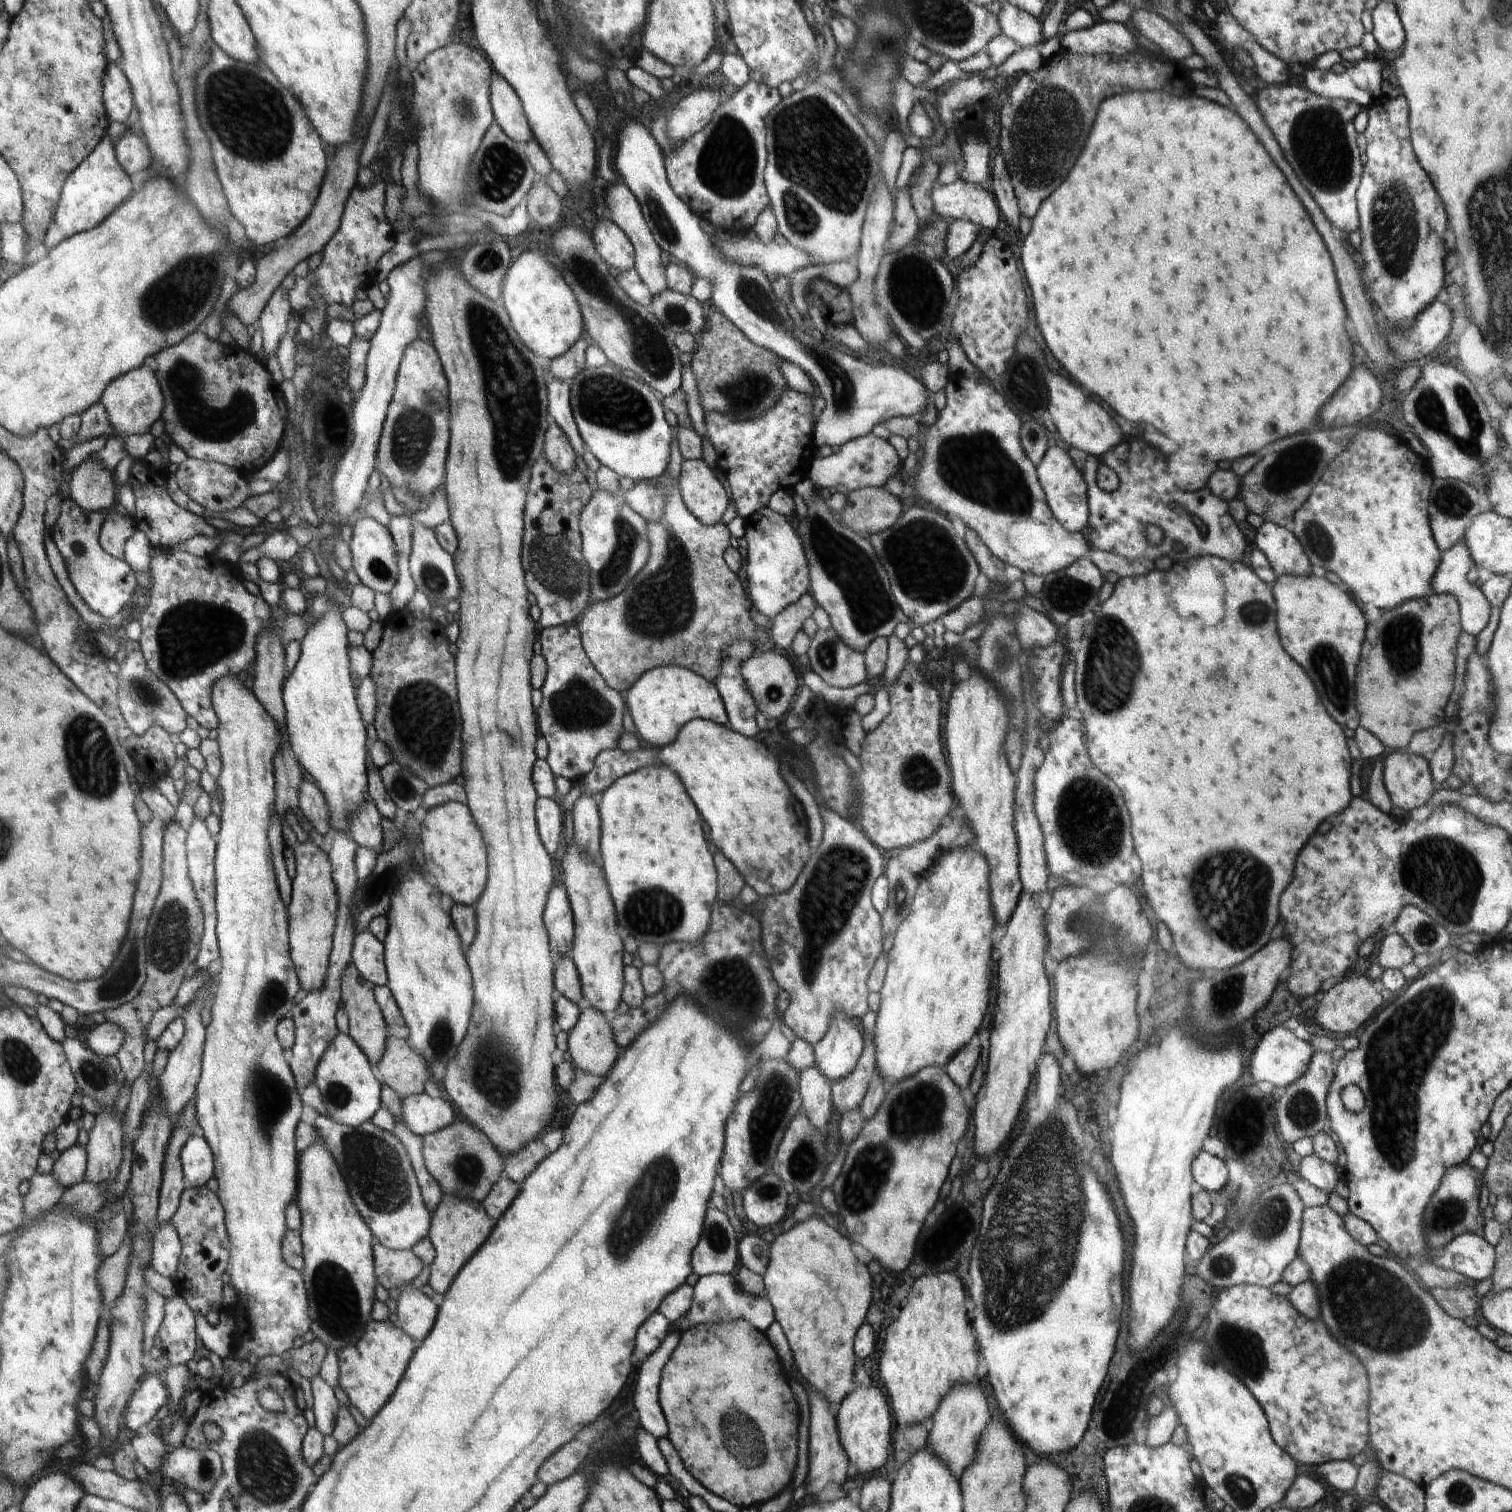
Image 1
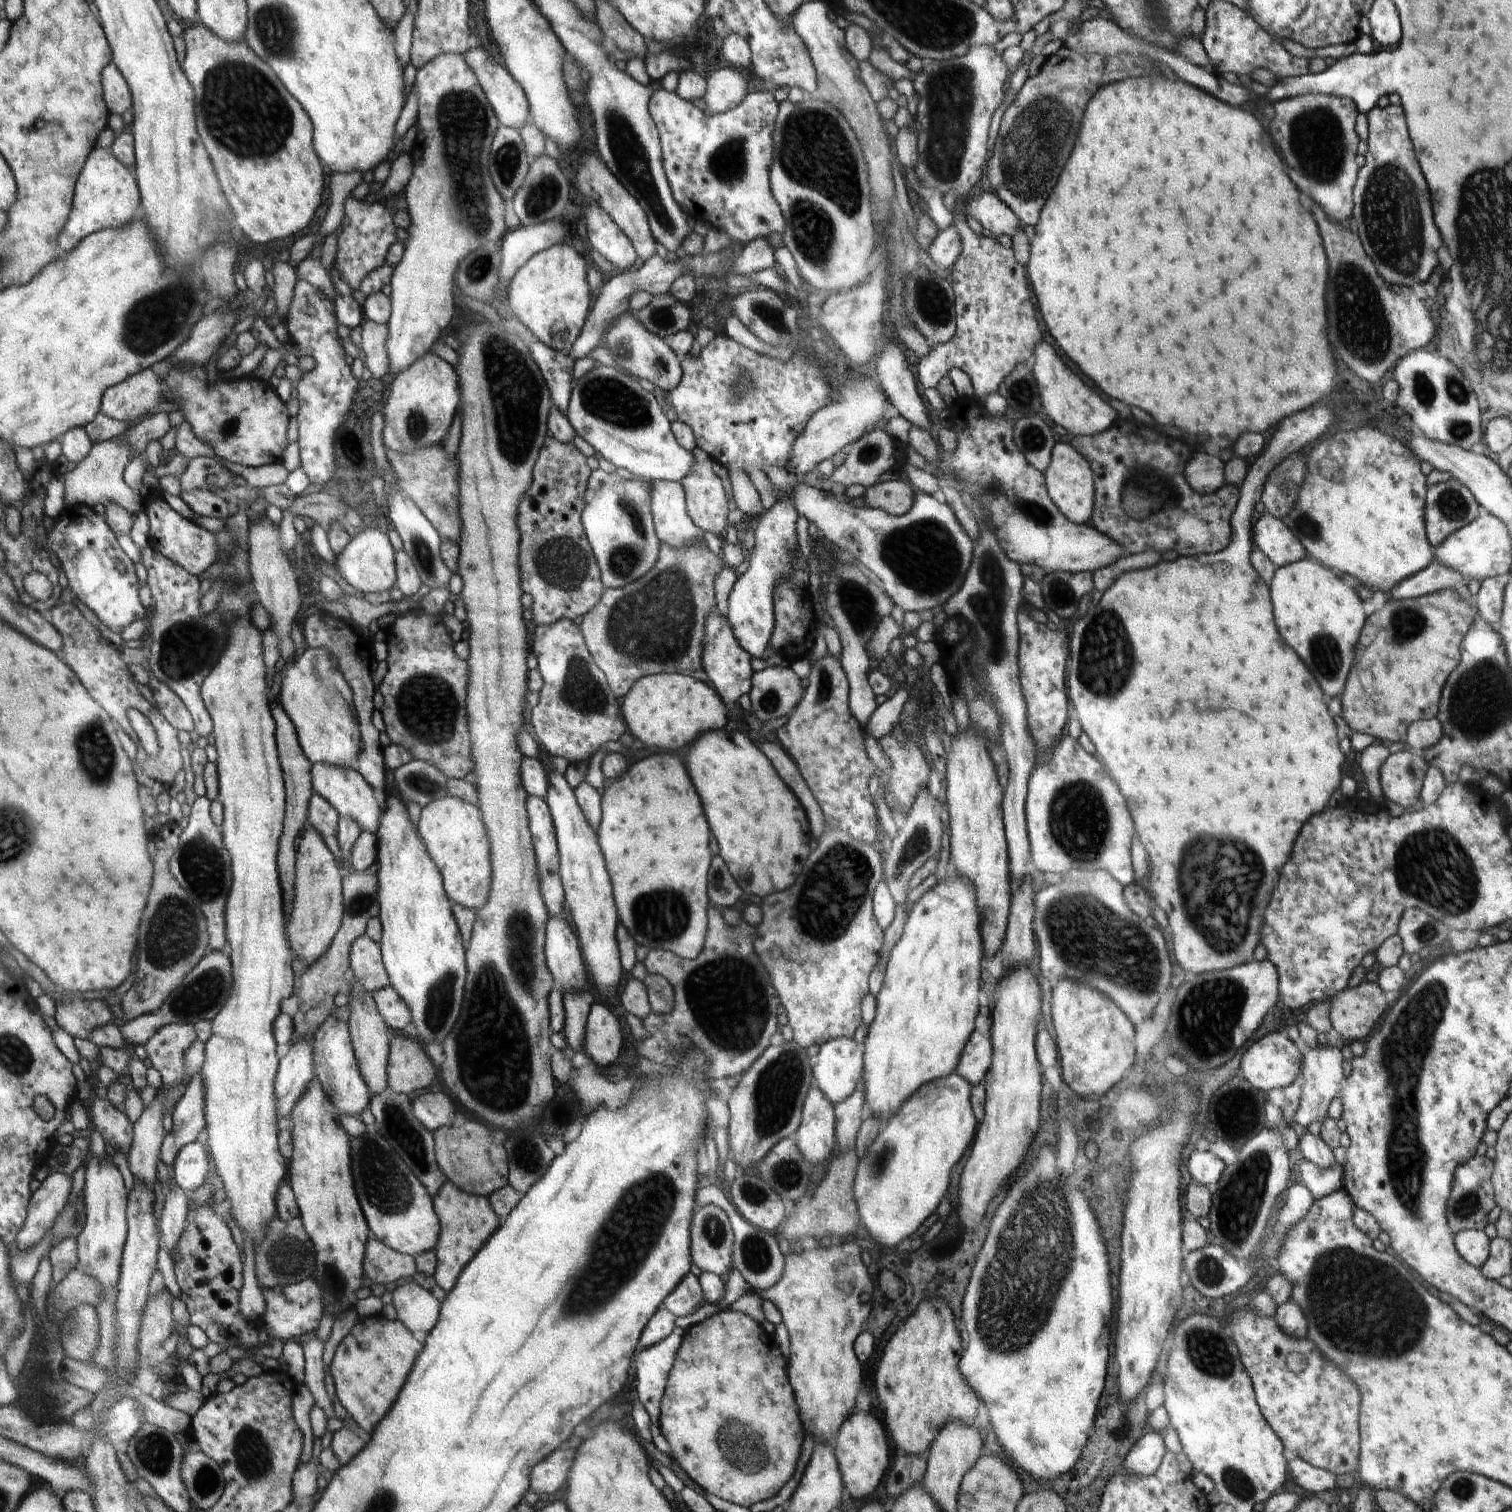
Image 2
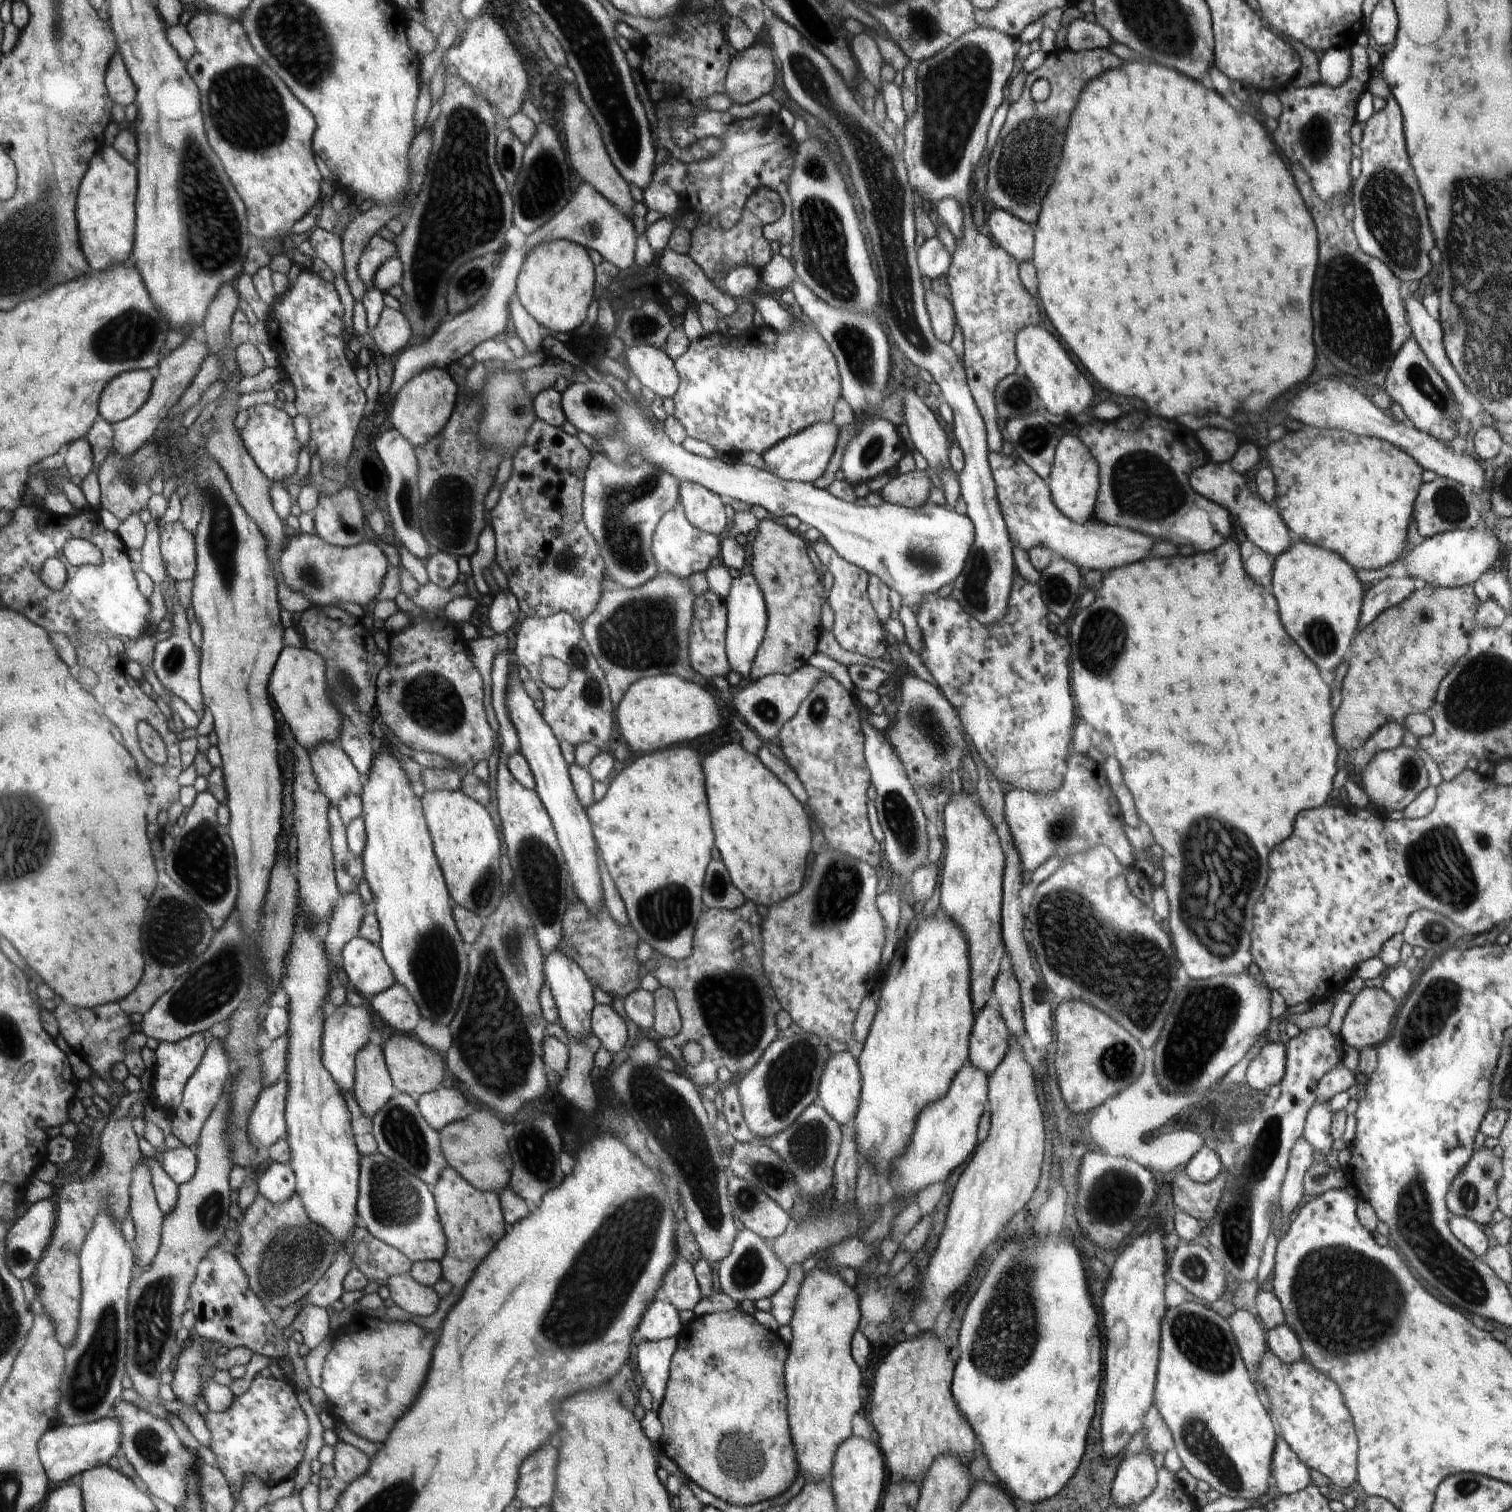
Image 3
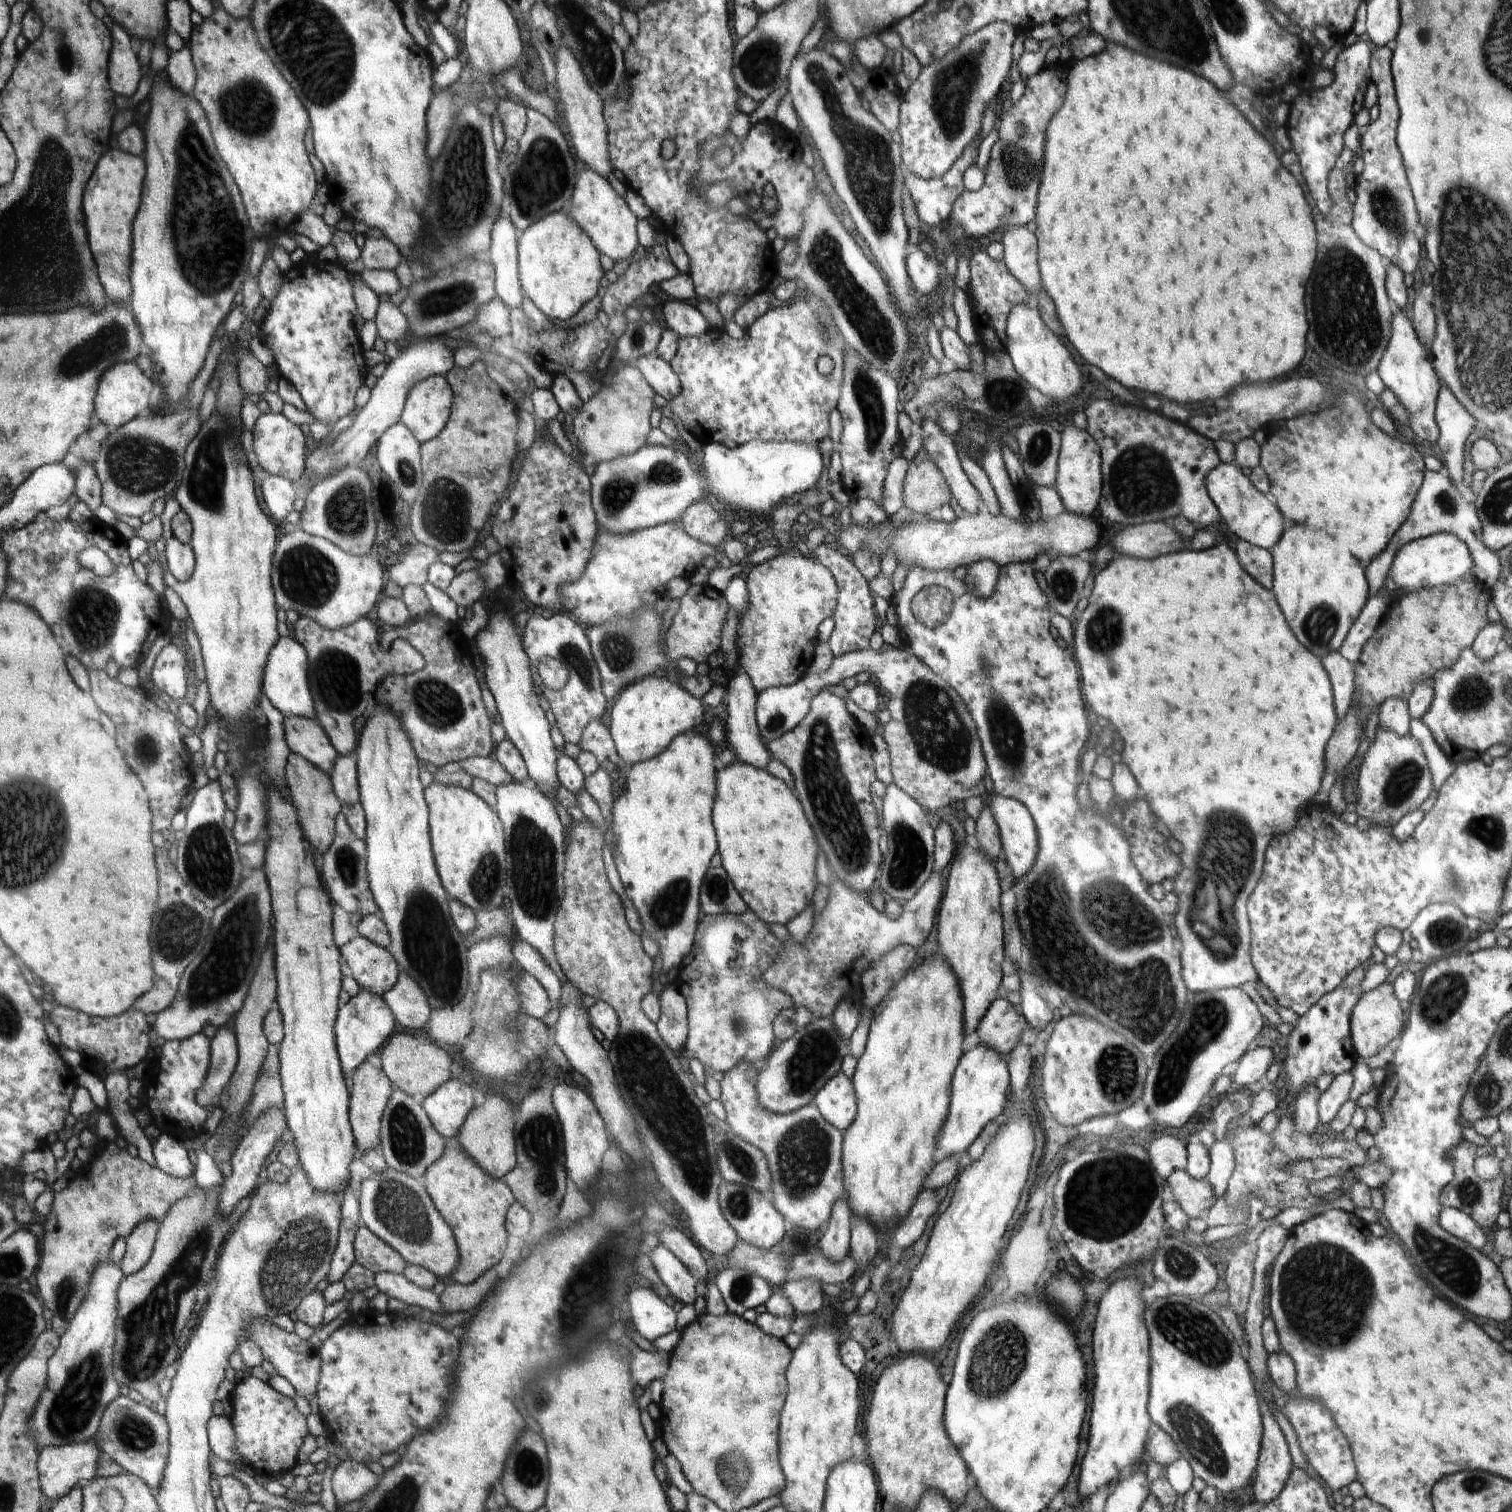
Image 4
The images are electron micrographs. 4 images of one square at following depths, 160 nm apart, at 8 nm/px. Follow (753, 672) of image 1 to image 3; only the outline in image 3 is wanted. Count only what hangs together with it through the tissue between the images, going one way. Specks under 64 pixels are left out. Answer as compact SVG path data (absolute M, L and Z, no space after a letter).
M812 665L801 666L800 669L789 675L774 673L773 675L750 681L745 687L736 688L738 690L734 690L734 704L738 712L746 719L748 726L756 734L762 736L766 741L774 742L777 741L777 736L780 734L785 722L796 716L802 702L813 692L814 686L819 683L821 678L824 678L825 674L831 676L829 673Z

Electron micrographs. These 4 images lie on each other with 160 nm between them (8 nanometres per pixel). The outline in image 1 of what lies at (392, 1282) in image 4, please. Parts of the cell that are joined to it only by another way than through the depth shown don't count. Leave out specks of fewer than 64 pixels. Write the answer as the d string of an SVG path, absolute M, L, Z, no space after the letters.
M414 1286L403 1288L395 1310L401 1329L415 1341L424 1340L434 1326L438 1304L436 1299L429 1298L422 1289Z

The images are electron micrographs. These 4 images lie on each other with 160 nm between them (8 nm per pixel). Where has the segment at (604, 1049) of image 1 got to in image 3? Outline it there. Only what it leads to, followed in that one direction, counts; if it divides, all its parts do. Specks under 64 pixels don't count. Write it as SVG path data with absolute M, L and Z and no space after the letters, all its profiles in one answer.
M596 1005L591 1014L593 1034L598 1037L608 1052L618 1052L626 1044L626 1024L612 1010L612 1005Z

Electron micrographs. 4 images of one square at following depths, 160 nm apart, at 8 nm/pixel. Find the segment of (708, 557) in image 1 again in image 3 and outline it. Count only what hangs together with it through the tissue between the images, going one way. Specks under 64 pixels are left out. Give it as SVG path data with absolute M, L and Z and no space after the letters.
M664 573L658 574L654 580L649 580L635 589L607 590L601 595L597 609L582 623L582 630L590 650L600 663L601 669L605 671L612 701L615 704L619 704L630 686L644 677L676 674L687 681L692 679L696 671L689 663L688 631L696 595L689 592L686 580Z

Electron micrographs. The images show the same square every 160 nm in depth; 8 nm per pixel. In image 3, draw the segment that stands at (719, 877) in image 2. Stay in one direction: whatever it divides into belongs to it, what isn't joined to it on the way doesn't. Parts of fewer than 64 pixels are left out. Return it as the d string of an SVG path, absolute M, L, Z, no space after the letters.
M720 860L710 862L705 873L703 902L706 908L734 910L745 902L745 896L730 882L726 866Z

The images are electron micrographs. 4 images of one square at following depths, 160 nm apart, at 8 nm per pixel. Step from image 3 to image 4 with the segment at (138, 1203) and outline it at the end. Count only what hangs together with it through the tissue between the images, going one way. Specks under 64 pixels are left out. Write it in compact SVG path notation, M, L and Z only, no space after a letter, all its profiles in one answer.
M156 1221L142 1223L127 1240L127 1252L120 1264L129 1277L152 1260L161 1226Z

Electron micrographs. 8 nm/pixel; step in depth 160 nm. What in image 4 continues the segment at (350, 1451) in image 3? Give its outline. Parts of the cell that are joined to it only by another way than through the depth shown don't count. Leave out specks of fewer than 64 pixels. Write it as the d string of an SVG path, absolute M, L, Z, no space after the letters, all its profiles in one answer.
M350 1459L343 1460L331 1476L331 1487L338 1510L342 1511L340 1507L354 1500L364 1500L378 1486L379 1480L368 1466Z

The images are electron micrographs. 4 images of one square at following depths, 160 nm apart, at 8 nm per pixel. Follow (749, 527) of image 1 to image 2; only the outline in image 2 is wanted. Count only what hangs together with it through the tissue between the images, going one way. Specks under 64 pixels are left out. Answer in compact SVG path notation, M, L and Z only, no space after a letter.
M768 466L765 473L780 492L781 498L758 517L755 529L755 545L752 551L746 553L750 565L746 572L738 576L729 596L729 613L727 620L735 637L751 657L765 659L770 651L773 630L776 626L776 611L774 610L774 590L777 589L776 574L782 572L790 562L790 550L796 548L796 503L794 488L798 486L800 476L788 472L785 468Z

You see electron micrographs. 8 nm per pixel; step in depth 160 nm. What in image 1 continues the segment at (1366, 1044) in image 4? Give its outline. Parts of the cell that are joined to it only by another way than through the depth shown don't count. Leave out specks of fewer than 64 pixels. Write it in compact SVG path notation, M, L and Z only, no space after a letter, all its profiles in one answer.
M1363 973L1348 976L1344 980L1336 983L1321 994L1319 1002L1316 1004L1316 1022L1322 1024L1324 1028L1328 1028L1330 1032L1338 1032L1338 1034L1357 1034L1358 1028L1364 1026L1382 1006L1382 995L1380 995L1380 987Z

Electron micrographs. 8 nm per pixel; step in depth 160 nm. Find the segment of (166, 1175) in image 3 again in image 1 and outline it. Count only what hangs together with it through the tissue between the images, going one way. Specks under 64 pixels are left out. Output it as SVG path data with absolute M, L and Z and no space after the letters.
M174 1221L161 1225L153 1246L153 1268L174 1281L182 1260L182 1239Z

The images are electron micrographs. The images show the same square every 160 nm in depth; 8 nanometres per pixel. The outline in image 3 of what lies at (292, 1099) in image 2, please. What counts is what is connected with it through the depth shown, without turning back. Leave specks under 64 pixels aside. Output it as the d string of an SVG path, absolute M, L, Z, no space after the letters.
M284 1075L277 1083L265 1088L250 1114L249 1138L256 1144L258 1153L288 1137L285 1122L288 1092L288 1079Z

